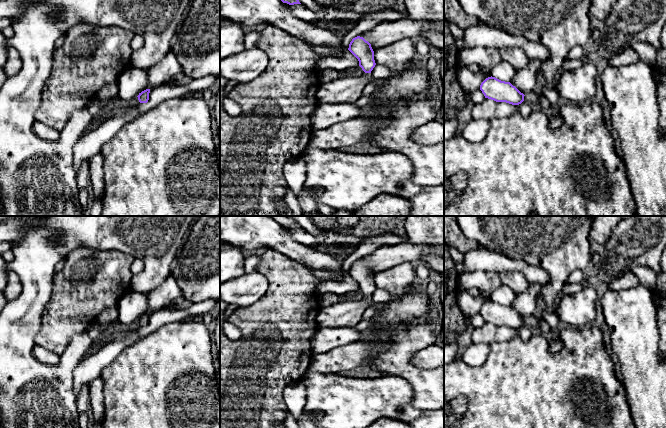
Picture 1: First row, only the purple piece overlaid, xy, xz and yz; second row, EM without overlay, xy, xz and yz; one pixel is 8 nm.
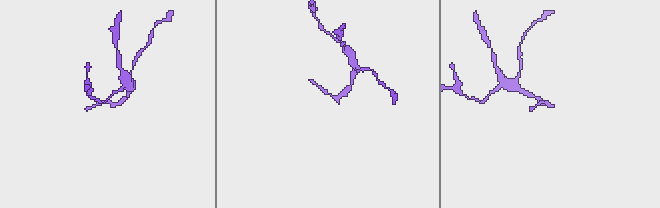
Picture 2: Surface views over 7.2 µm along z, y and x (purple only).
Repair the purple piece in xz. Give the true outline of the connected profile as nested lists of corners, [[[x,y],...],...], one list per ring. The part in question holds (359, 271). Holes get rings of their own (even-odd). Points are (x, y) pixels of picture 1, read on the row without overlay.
[[[357,260],[350,266],[348,274],[358,283],[364,297],[360,301],[341,301],[321,308],[316,318],[319,327],[355,327],[364,311],[373,304],[371,295],[376,287],[371,268]]]

